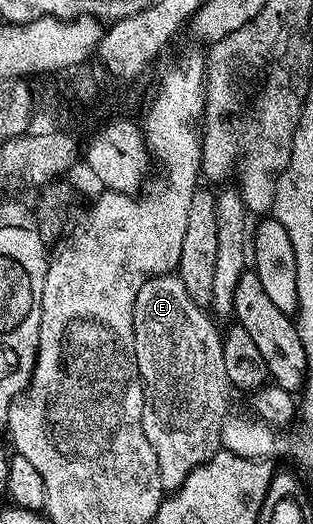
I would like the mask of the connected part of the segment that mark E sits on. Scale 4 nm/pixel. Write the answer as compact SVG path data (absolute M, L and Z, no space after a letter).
M157 275L148 279L137 294L133 310L133 332L135 353L145 387L143 401L143 433L155 449L159 461L159 477L166 492L172 493L181 487L187 477L208 462L221 447L221 430L225 420L230 418L229 391L231 384L227 368L223 366L223 335L213 324L214 316L206 308L191 301L191 293L183 286L180 275Z

